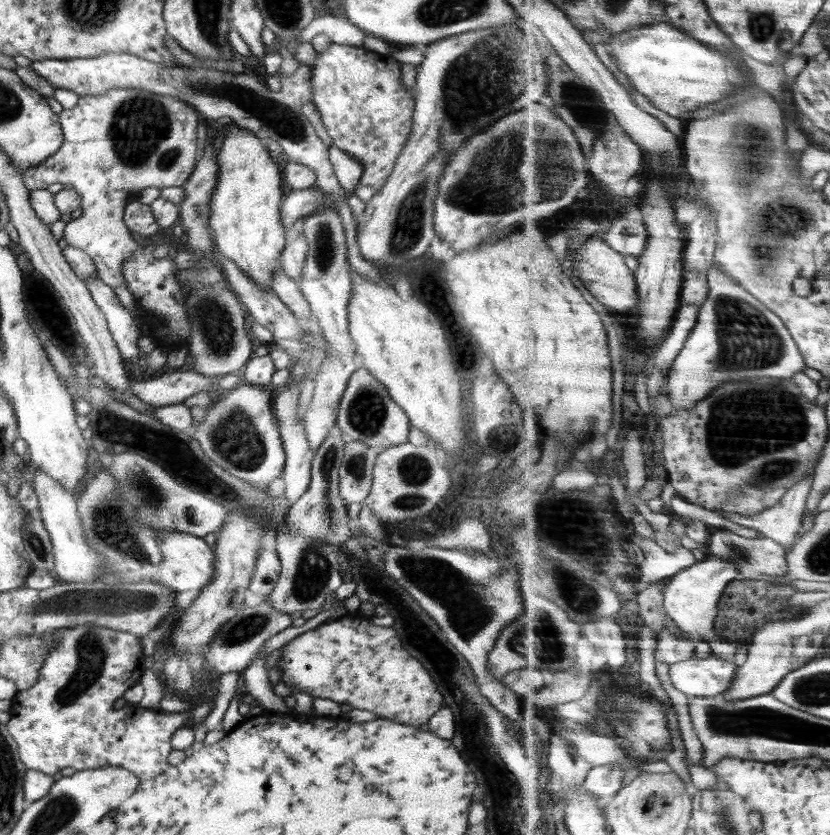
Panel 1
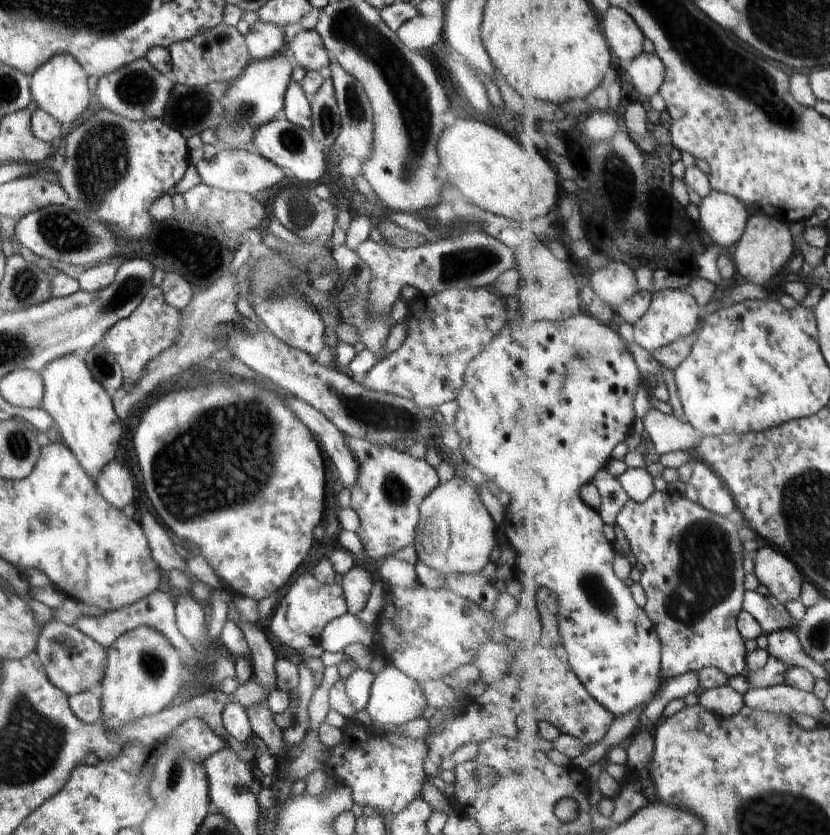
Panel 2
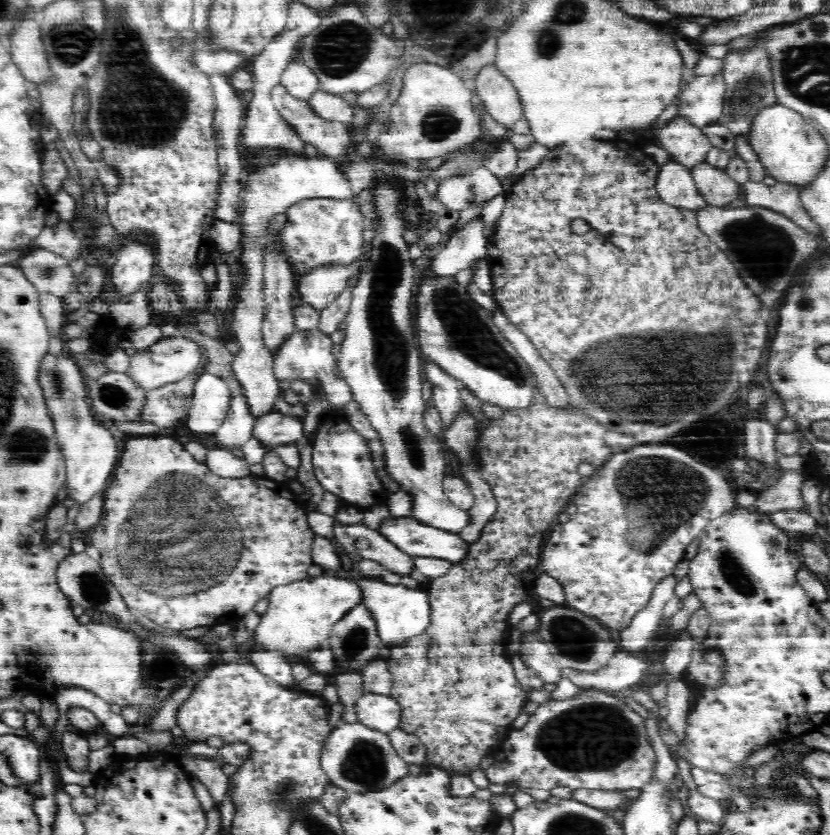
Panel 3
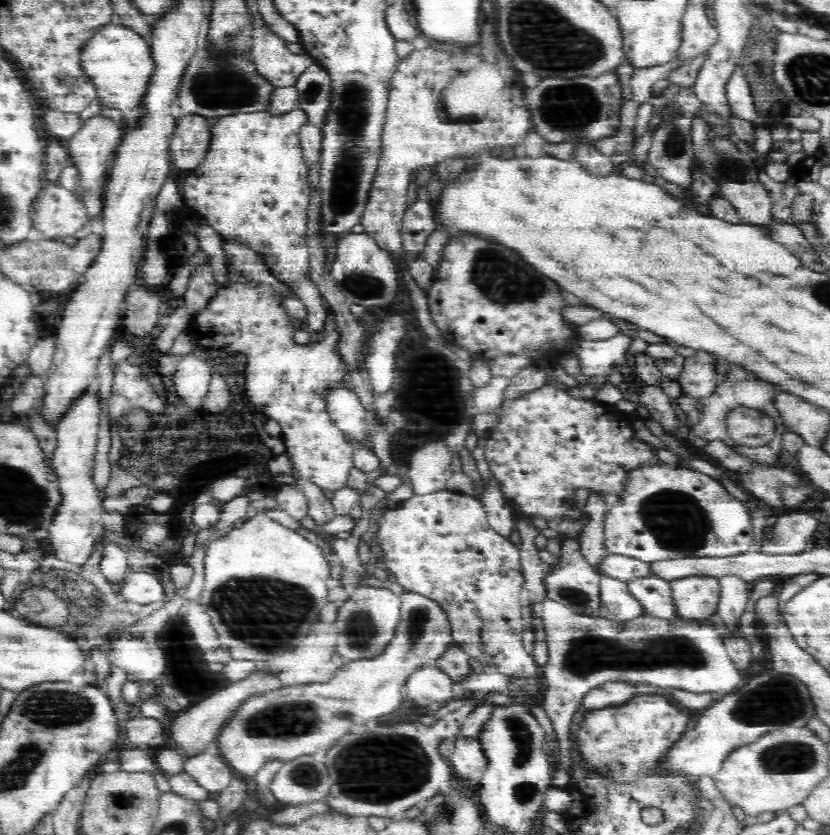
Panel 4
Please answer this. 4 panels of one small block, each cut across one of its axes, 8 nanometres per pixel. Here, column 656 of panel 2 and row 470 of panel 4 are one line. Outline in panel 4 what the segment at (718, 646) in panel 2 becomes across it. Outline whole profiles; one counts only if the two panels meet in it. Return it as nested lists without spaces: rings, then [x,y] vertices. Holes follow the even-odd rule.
[[[546,378],[544,385],[540,385],[538,388],[527,389],[526,392],[520,392],[518,396],[508,396],[502,402],[499,410],[496,412],[498,415],[498,424],[492,428],[487,433],[487,443],[485,444],[485,459],[488,466],[493,472],[494,476],[497,476],[502,483],[503,492],[506,498],[511,501],[513,508],[519,508],[528,514],[537,514],[538,516],[543,516],[547,519],[558,520],[562,516],[573,517],[574,519],[579,518],[580,514],[583,512],[582,508],[576,505],[574,499],[572,499],[572,504],[574,508],[567,509],[562,505],[562,500],[566,498],[571,498],[571,493],[575,489],[584,488],[590,490],[606,490],[606,492],[613,494],[618,492],[619,485],[622,484],[623,473],[627,469],[634,468],[634,464],[642,460],[657,460],[658,458],[653,454],[650,445],[646,442],[640,440],[633,434],[629,424],[627,423],[616,423],[613,421],[612,410],[604,407],[602,404],[598,404],[593,399],[580,399],[574,398],[568,394],[567,389],[562,390],[552,386],[548,383],[549,379]]]

